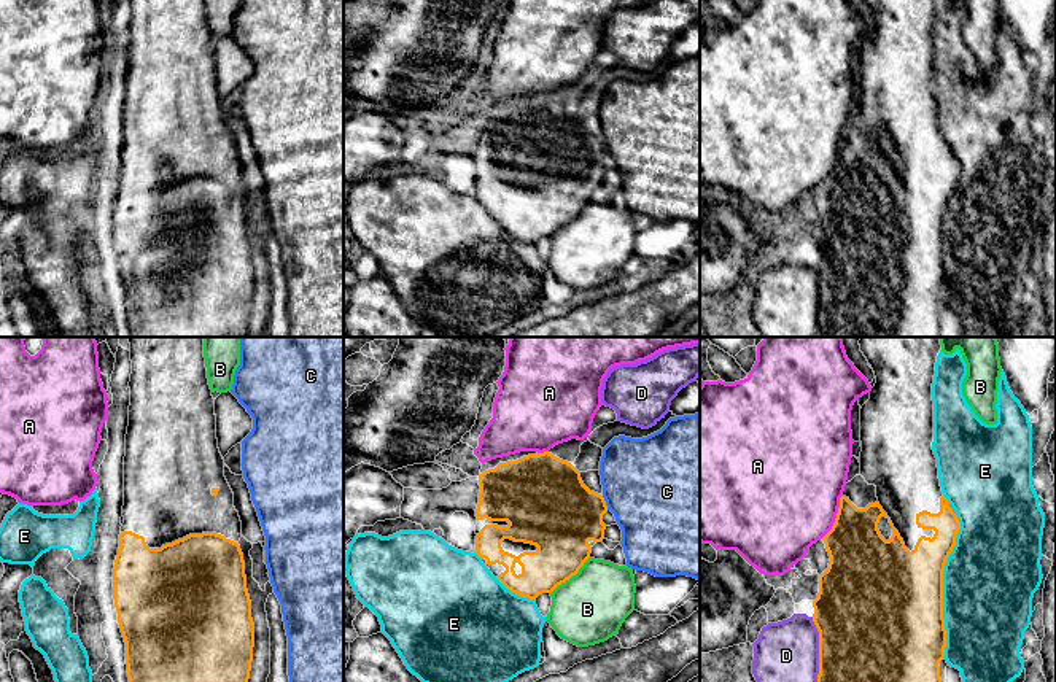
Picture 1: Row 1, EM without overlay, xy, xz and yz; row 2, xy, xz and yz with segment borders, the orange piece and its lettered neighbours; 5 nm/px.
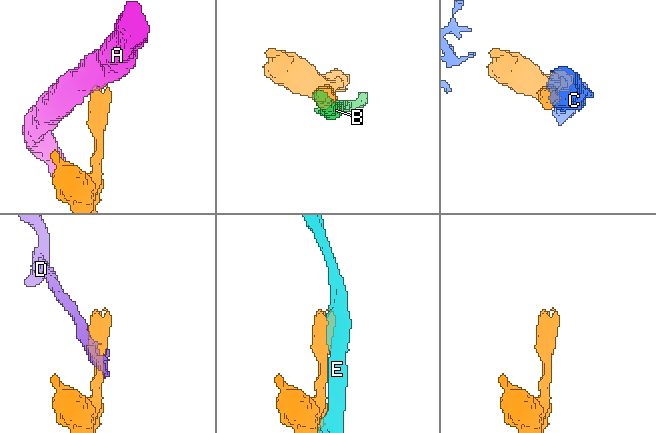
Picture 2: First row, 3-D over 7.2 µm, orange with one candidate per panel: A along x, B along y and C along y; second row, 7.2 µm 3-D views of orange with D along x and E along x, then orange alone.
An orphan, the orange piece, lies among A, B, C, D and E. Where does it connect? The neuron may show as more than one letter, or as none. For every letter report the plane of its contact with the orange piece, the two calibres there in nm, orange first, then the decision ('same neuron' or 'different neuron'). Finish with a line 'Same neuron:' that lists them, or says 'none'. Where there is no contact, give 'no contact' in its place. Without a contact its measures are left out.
A: meets orange in yz; 320 nm thick on the orange side, 480 nm on the other; different neuron
B: meets orange in xz; 300 nm thick on the orange side, 360 nm on the other; different neuron
C: meets orange in xz; 400 nm thick on the orange side, 480 nm on the other; different neuron
D: meets orange in yz; 500 nm thick on the orange side, 340 nm on the other; different neuron
E: meets orange in yz; 500 nm thick on the orange side, 480 nm on the other; different neuron
Same neuron: none

